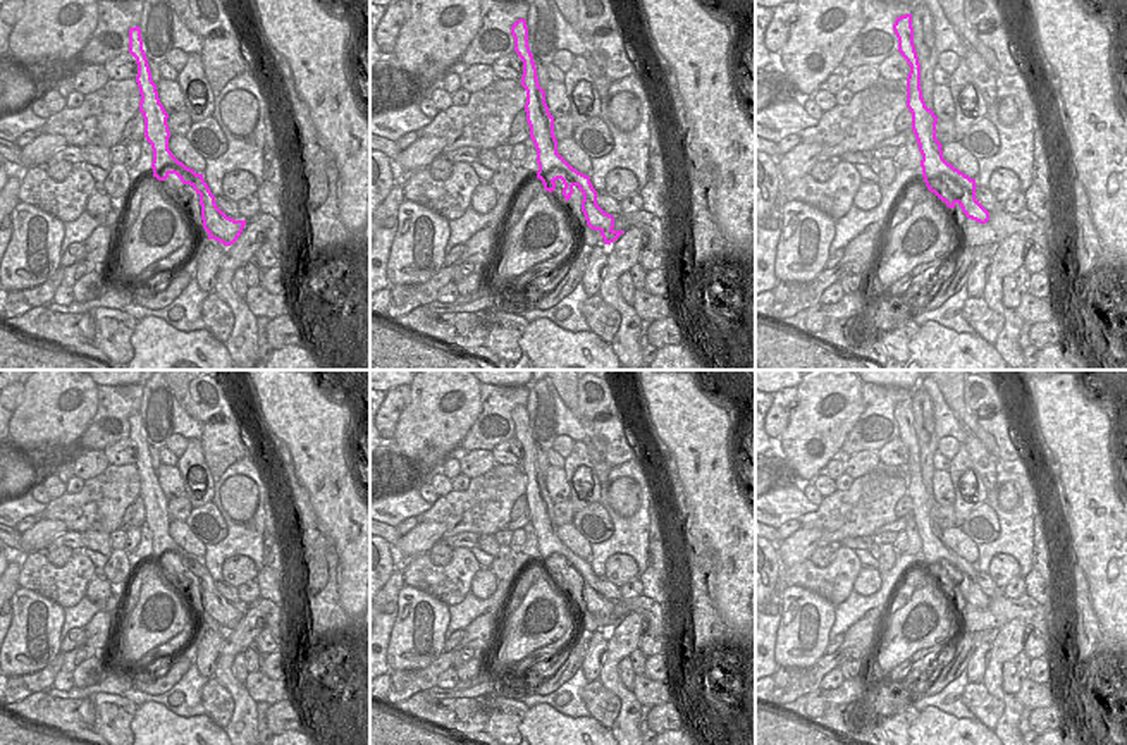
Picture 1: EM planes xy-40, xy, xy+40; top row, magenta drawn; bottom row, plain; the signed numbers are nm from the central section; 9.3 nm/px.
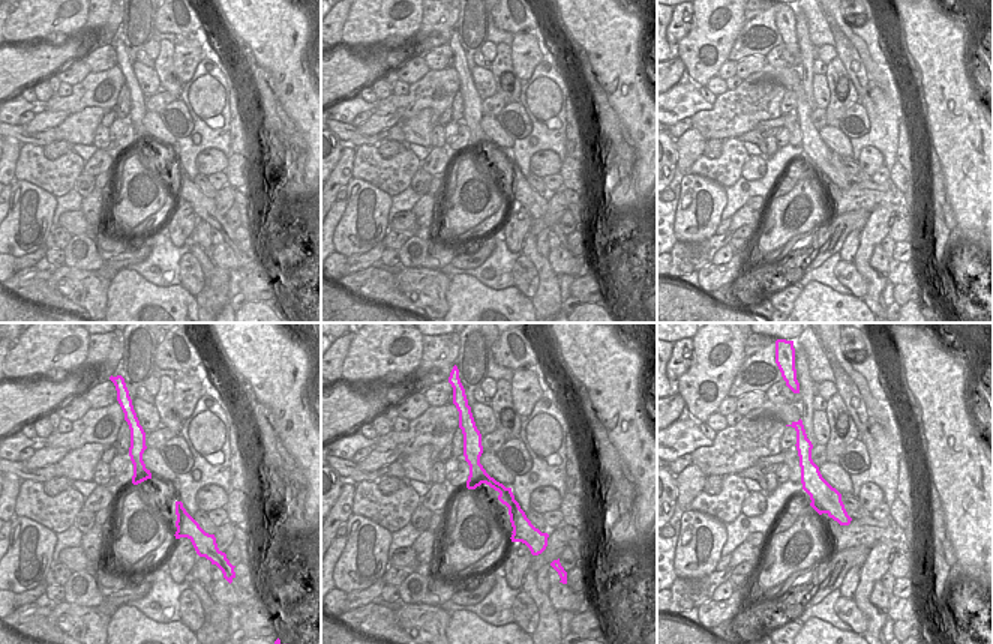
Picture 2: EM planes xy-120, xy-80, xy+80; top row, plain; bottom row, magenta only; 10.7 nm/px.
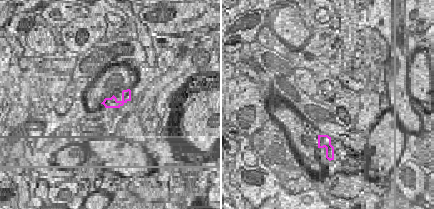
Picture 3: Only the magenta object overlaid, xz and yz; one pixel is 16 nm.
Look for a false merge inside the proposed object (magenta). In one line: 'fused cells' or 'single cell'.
single cell

